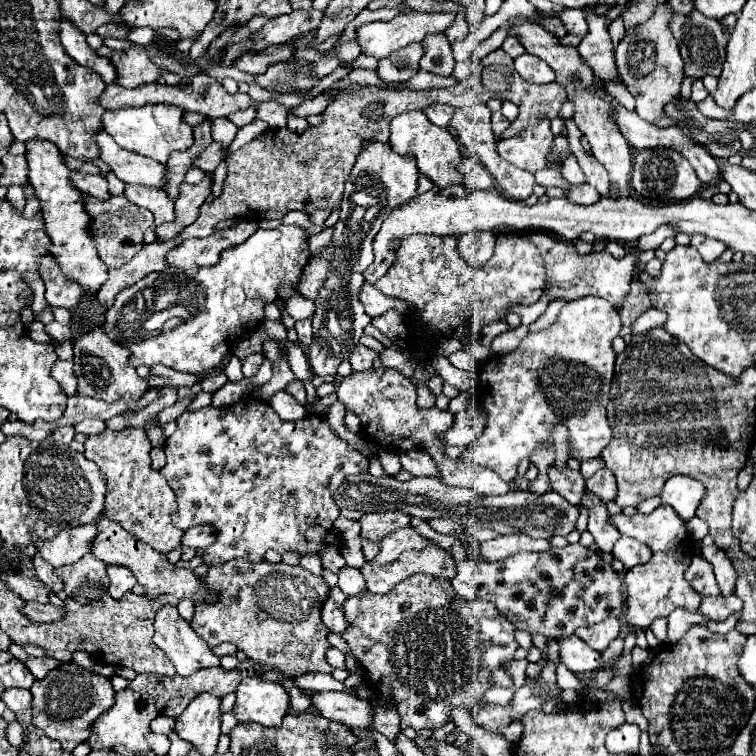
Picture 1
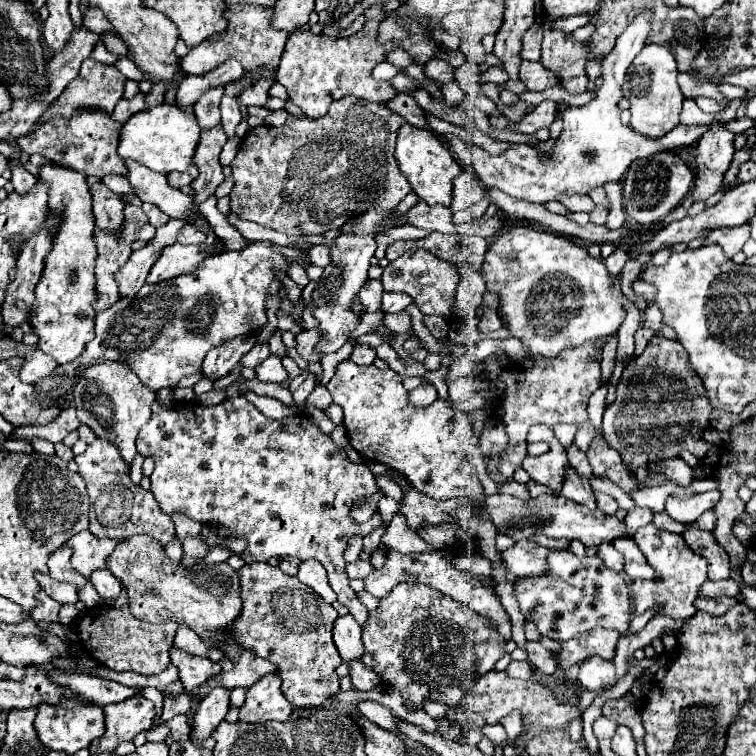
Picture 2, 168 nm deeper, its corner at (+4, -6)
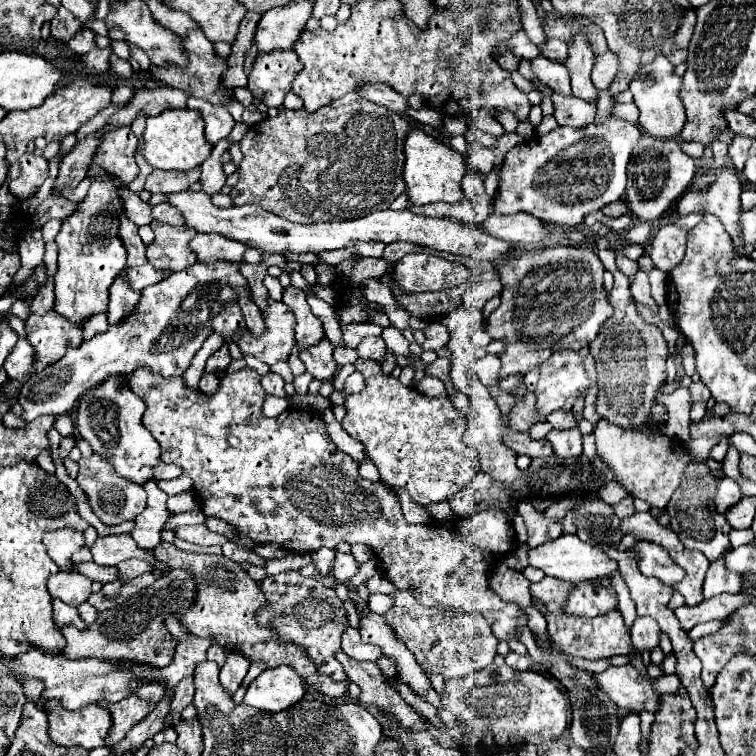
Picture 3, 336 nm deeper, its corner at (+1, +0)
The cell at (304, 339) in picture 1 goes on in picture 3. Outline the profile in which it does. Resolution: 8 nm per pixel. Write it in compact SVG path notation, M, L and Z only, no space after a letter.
M323 338L321 344L317 344L315 348L303 350L303 352L299 354L299 358L303 360L307 372L309 372L313 378L321 380L321 382L331 380L331 378L335 376L337 368L339 368L337 362L333 360L333 344L331 344L327 338Z

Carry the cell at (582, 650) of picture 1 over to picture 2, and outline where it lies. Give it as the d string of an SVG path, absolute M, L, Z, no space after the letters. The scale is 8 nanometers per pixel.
M586 658L578 666L580 666L578 682L584 688L598 690L598 688L614 682L614 666L608 660L602 660L602 658Z

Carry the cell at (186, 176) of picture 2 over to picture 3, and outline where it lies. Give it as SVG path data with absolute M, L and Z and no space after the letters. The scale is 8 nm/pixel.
M193 168L189 172L163 172L163 170L153 170L147 180L145 180L145 190L155 194L155 192L163 192L163 194L173 194L173 192L183 192L187 190L191 184L199 182L201 176L201 168Z

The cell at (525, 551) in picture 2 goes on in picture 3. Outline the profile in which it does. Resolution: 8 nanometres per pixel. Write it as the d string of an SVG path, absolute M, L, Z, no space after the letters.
M567 534L567 536L559 536L553 542L545 542L533 550L529 550L529 564L543 570L547 576L555 576L567 582L583 582L583 580L593 580L597 576L609 576L617 570L617 562L611 560L603 550L599 550L597 546L579 540L575 534Z

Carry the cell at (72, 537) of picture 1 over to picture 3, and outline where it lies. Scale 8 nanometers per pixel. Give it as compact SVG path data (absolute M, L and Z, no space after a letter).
M113 534L113 536L101 536L97 542L89 548L93 554L93 562L99 566L117 566L123 560L143 560L151 566L153 576L163 576L169 572L169 566L155 560L149 550L141 550L137 542L131 538L131 534Z

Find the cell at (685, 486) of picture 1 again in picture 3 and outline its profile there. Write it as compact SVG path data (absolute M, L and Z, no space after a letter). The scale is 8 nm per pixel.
M723 478L719 482L719 488L717 488L717 494L715 494L715 506L717 506L717 512L719 514L725 514L729 508L733 508L739 500L741 500L741 490L737 486L735 480L731 478Z

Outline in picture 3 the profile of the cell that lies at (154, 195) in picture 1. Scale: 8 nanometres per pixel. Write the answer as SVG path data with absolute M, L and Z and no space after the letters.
M167 202L153 206L153 218L159 220L159 222L165 222L165 224L171 224L171 226L183 226L185 224L183 214Z

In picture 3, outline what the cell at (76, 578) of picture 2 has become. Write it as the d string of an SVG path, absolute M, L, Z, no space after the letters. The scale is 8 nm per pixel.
M61 528L61 530L47 530L43 534L43 544L47 546L47 552L55 560L55 564L61 570L69 570L71 554L77 552L81 546L85 546L85 540L83 532L77 532L73 528Z

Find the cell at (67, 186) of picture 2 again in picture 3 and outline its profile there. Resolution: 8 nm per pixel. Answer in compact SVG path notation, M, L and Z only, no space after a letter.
M53 310L47 316L29 316L25 326L27 340L35 348L35 372L55 364L69 348L77 348L83 342L83 328L71 324Z

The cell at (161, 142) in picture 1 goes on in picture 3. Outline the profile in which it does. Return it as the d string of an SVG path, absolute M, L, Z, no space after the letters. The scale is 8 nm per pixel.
M175 108L165 110L159 116L147 118L145 128L145 158L153 168L159 170L193 170L195 166L201 166L213 150L213 144L207 144L205 132L203 132L203 118L197 110L187 108Z

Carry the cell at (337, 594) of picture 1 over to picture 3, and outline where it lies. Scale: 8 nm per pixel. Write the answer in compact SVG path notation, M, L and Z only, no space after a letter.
M349 626L349 628L345 630L345 634L343 634L341 650L343 650L349 658L353 658L353 660L371 660L371 662L375 662L375 660L381 656L379 648L375 648L375 646L371 646L371 644L363 644L363 640L361 640L361 636L359 636L359 630L355 630L355 628L351 628L351 626Z

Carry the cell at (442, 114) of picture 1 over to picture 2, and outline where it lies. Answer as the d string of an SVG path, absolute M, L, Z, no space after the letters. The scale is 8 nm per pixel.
M398 94L396 98L392 98L388 102L388 108L398 112L408 124L418 126L418 128L428 128L428 116L426 110L422 110L410 96L406 94Z

